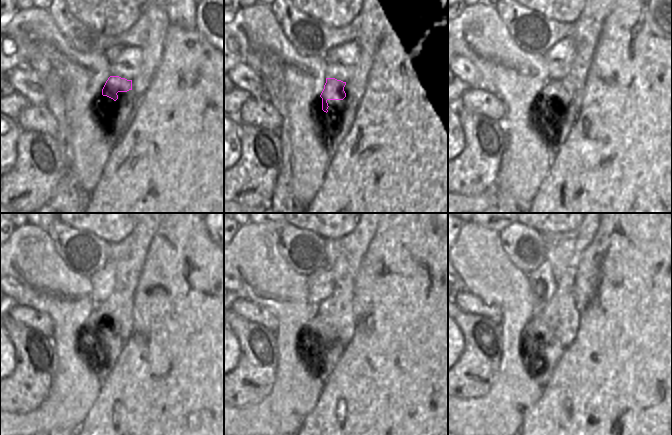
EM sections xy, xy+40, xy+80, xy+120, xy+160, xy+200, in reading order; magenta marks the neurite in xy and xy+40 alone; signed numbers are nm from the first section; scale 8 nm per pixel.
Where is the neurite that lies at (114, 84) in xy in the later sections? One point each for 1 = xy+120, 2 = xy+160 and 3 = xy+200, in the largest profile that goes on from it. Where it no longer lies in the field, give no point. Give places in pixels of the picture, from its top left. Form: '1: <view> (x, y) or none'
1: xy+120 (96, 324)
2: xy+160 (314, 326)
3: xy+200 (536, 325)

